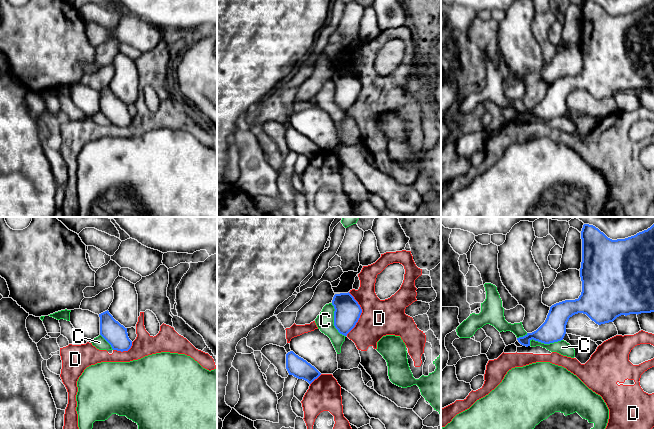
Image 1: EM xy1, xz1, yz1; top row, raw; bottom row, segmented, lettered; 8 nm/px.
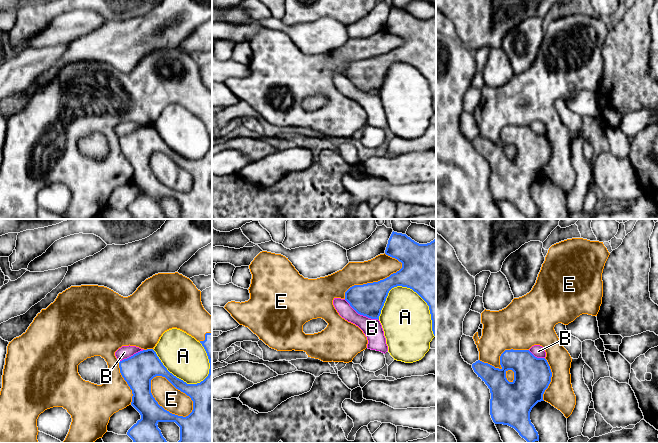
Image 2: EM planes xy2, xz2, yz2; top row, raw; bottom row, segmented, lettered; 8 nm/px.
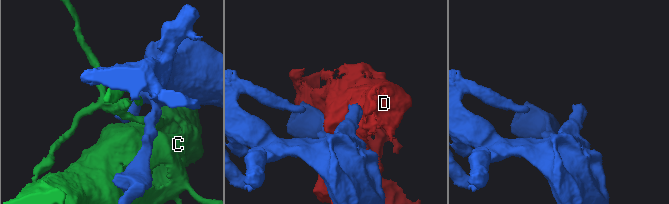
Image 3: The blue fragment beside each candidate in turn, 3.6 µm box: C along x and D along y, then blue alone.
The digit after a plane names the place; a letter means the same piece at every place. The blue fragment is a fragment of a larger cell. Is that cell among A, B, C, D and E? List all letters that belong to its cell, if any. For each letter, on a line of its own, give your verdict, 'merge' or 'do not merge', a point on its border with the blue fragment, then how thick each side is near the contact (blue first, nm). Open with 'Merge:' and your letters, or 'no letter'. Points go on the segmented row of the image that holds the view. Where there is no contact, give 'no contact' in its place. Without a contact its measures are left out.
Merge: E
A: do not merge | xz2 (426, 302) | 440/400 nm
B: do not merge | xz2 (361, 314) | 260/160 nm
C: do not merge | yz1 (544, 343) | 190/110 nm
D: do not merge | xz1 (360, 314) | 220/300 nm
E: merge | xy2 (158, 404) | 220/190 nm

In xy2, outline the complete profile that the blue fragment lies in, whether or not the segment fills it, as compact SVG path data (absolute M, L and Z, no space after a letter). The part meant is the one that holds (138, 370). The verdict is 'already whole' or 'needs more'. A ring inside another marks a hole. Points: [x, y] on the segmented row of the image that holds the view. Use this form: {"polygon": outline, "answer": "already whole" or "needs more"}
{"polygon": "M178 272L155 274L142 282L137 290L128 297L123 297L104 286L71 286L62 293L59 293L53 303L51 303L46 309L42 309L41 312L37 314L26 332L21 336L14 338L7 346L7 354L2 375L2 388L0 391L0 443L39 443L37 440L39 432L37 419L41 413L53 407L63 407L72 418L69 432L63 443L94 443L97 439L102 438L107 432L107 425L110 417L114 413L129 405L132 405L141 415L141 419L138 420L137 423L134 424L127 432L127 435L134 443L169 443L163 437L161 430L158 428L157 424L159 422L175 422L180 427L180 440L177 443L212 443L212 316L202 305L201 291L196 288L189 278L179 274ZM172 328L177 328L186 332L199 341L204 347L209 359L210 369L208 376L200 383L187 384L183 380L174 376L167 370L156 352L153 350L162 334ZM129 345L139 347L142 350L127 359L119 361L115 356L115 352L122 346ZM94 356L101 356L105 359L108 365L108 377L102 385L85 381L78 373L78 365L87 358Z", "answer": "needs more"}

